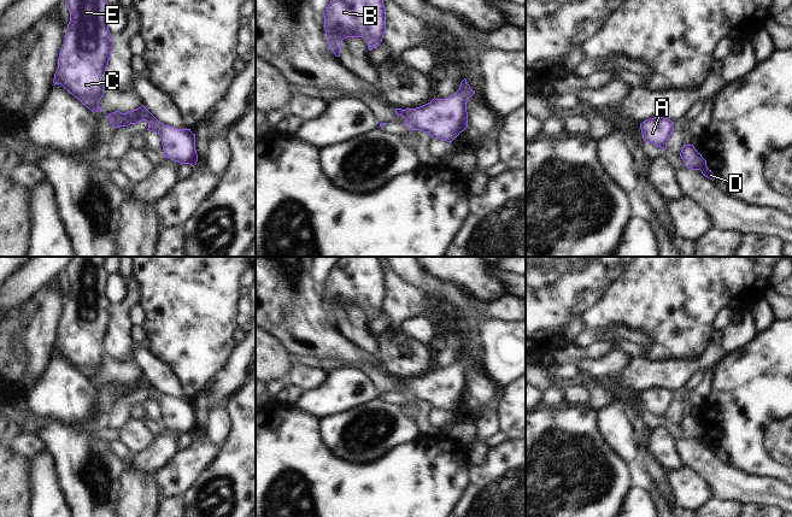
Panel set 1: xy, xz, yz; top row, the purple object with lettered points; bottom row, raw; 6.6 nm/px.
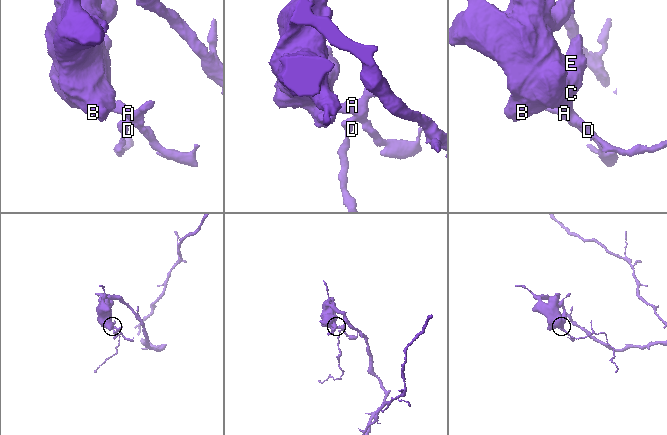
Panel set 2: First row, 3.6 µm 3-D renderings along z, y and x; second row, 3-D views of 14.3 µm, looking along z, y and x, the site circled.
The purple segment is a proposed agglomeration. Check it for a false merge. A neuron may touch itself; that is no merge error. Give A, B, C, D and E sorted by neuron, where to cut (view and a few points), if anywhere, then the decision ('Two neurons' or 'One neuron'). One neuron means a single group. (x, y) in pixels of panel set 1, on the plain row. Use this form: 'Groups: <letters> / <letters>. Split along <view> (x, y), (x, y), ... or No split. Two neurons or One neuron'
Groups: A B C D E. No split. One neuron

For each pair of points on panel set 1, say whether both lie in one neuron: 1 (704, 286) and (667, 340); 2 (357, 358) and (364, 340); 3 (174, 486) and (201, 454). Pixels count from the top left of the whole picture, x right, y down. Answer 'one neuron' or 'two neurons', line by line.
1: one neuron
2: two neurons
3: one neuron

